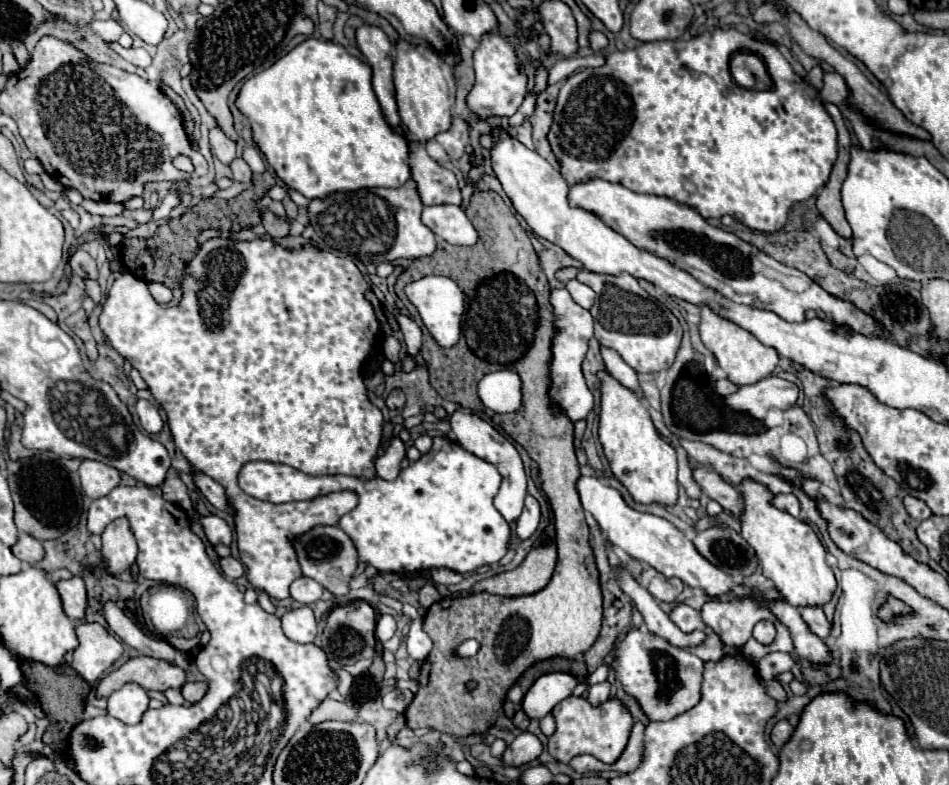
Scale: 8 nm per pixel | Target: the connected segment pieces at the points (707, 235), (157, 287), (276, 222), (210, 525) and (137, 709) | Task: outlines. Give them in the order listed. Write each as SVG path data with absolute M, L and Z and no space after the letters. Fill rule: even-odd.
M594 178L570 186L568 202L570 206L584 208L594 216L598 216L606 226L622 234L636 248L656 256L664 256L664 260L672 264L680 264L680 268L692 272L696 280L700 280L702 284L712 284L712 288L720 288L724 296L732 296L732 300L736 300L738 304L756 304L756 308L772 308L772 312L784 316L784 320L808 320L808 316L828 316L828 320L836 320L836 324L848 324L850 328L856 328L856 332L864 332L866 336L878 336L880 332L886 334L884 328L870 326L870 318L864 312L852 308L852 304L844 300L836 300L834 296L828 296L828 292L824 292L816 282L812 282L800 270L780 264L772 256L764 254L762 250L734 236L732 232L710 226L696 210L672 198L636 194L624 188L622 184L612 184ZM756 260L784 276L794 276L804 280L808 288L804 292L794 292L788 290L780 280L772 280L764 274L758 274Z
M152 282L152 284L148 284L148 290L150 290L150 294L154 296L154 300L160 302L160 304L168 304L168 302L172 300L172 290L166 288L164 284Z
M262 212L262 216L264 216L262 224L264 224L264 228L266 228L266 232L268 232L270 238L280 240L280 238L286 238L290 234L290 226L288 226L286 220L274 216L272 212Z
M204 516L204 518L200 518L200 522L212 544L226 544L226 546L232 544L232 528L226 520L222 520L218 516Z
M130 682L110 694L108 714L124 724L138 724L148 710L148 702L148 692L142 686Z

